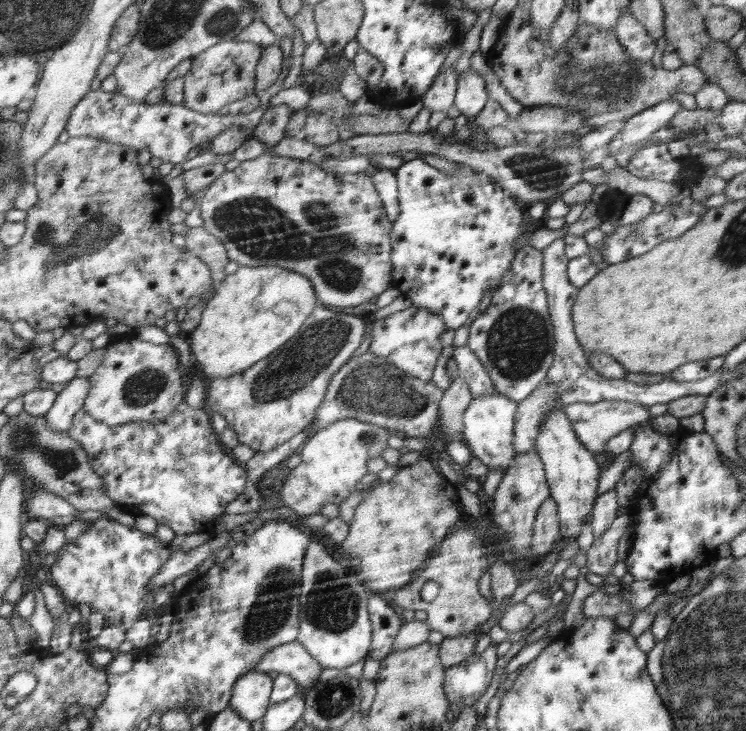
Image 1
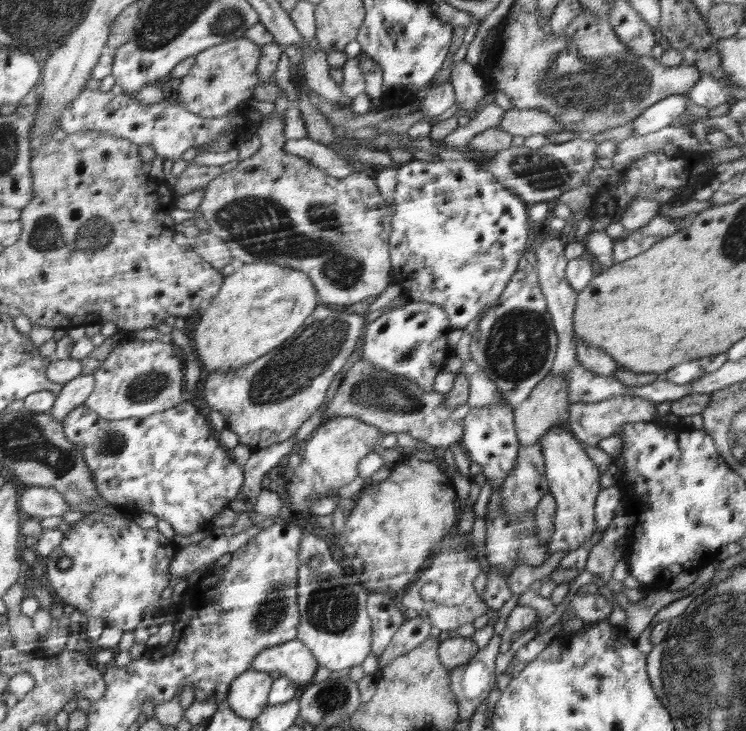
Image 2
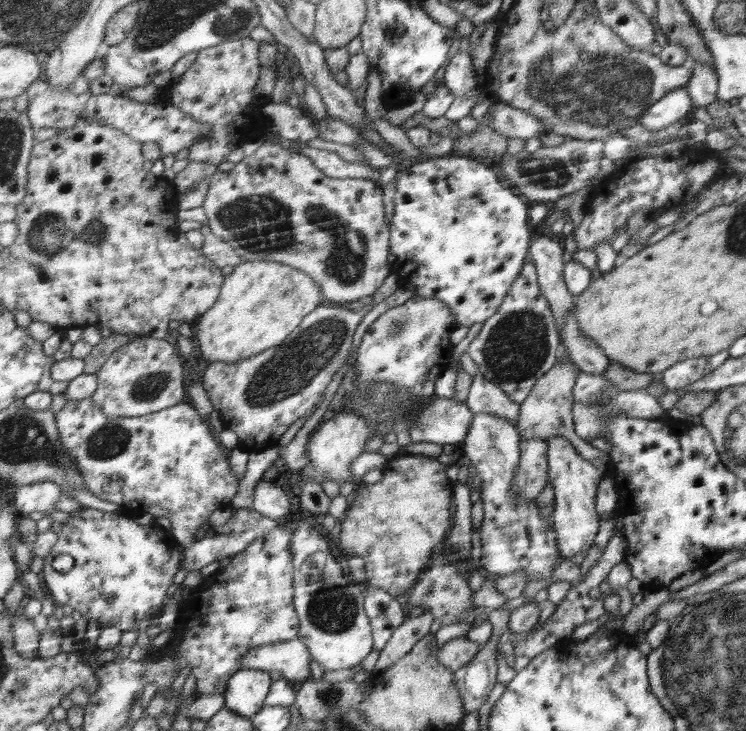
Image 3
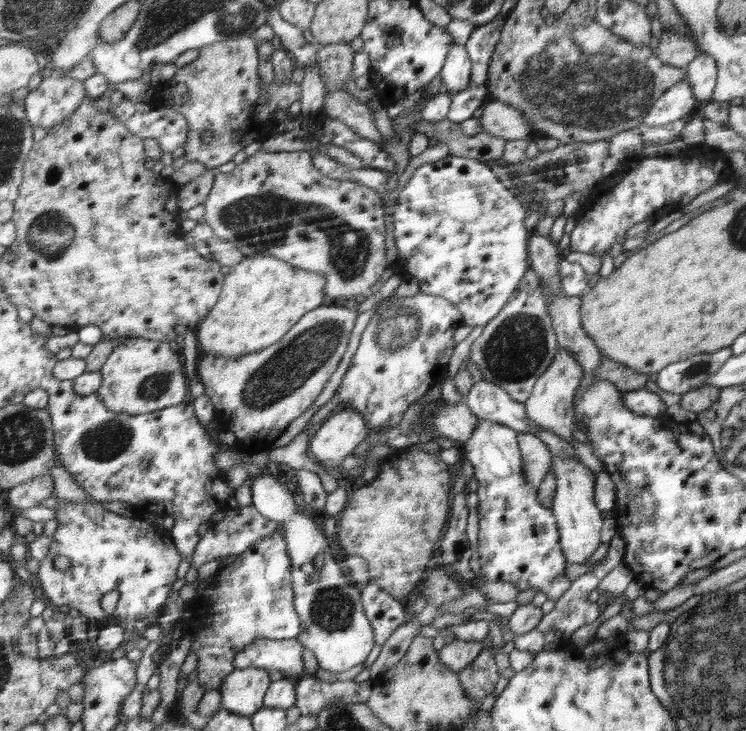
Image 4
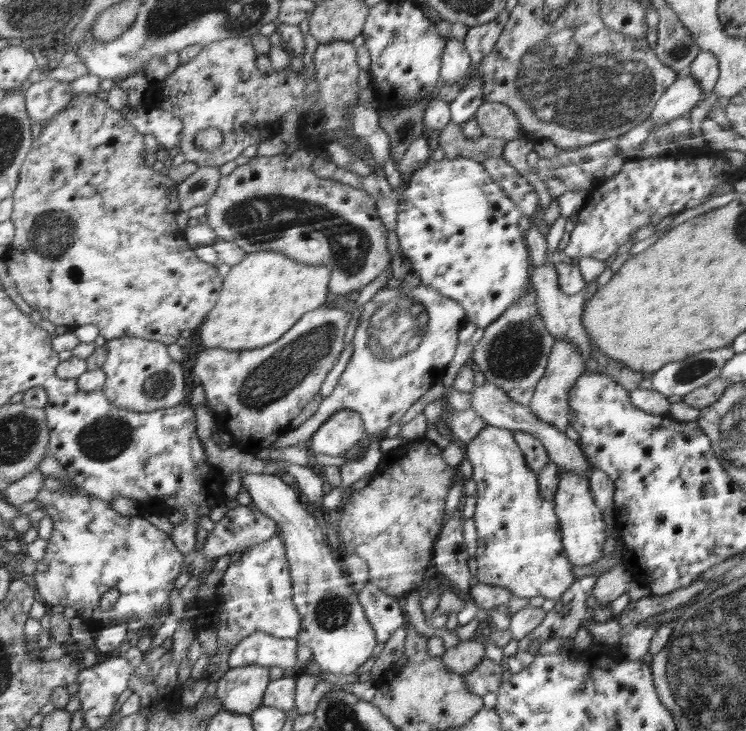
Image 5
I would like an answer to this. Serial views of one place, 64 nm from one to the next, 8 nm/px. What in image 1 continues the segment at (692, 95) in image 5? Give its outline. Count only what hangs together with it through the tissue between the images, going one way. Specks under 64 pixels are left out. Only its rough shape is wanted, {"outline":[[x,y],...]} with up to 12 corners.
{"outline":[[667,99],[619,125],[606,145],[615,156],[624,144],[644,142],[666,127],[681,104]]}

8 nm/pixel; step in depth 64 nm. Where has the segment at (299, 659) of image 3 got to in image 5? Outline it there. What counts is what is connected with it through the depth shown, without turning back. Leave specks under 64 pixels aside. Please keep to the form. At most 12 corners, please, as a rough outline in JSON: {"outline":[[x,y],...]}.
{"outline":[[256,631],[235,646],[231,668],[261,664],[292,673],[296,639]]}

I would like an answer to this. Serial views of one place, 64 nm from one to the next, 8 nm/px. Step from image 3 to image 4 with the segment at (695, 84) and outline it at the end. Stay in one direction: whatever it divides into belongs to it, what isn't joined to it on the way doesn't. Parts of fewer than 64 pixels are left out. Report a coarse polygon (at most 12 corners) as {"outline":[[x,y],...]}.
{"outline":[[707,53],[686,66],[698,105],[713,100],[717,64]]}

